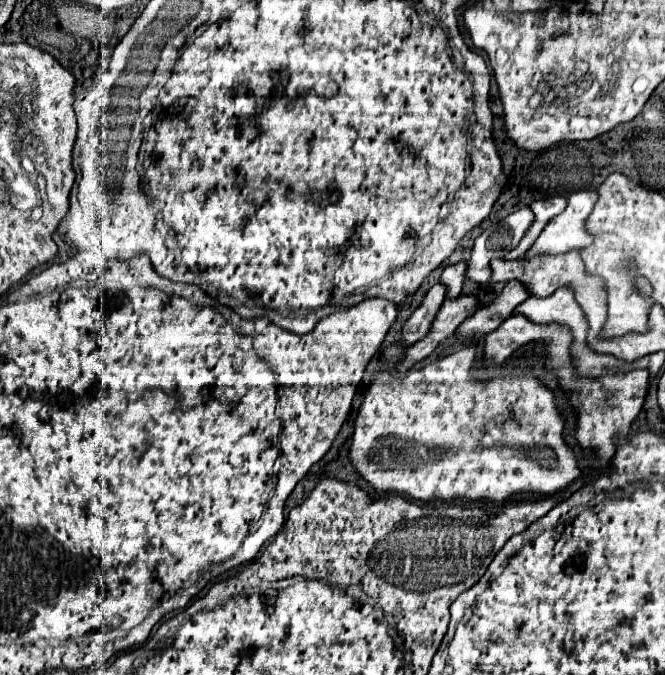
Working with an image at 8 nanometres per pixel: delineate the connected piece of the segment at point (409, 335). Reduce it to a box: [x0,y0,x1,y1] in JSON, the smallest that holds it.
[402,282,446,346]

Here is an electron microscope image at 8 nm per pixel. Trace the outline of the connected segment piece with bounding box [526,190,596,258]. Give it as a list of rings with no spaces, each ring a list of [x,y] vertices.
[[[596,190],[572,192],[568,196],[566,210],[548,222],[534,246],[526,252],[526,258],[534,254],[560,254],[570,248],[586,248],[592,244],[592,236],[588,236],[584,220],[588,220],[594,204]]]

